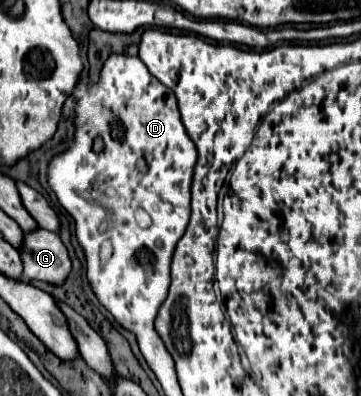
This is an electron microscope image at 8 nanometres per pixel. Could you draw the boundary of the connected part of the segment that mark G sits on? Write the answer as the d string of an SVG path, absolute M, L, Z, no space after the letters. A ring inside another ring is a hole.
M35 230L23 240L25 280L43 280L55 286L65 284L71 274L71 258L61 238L49 230Z

